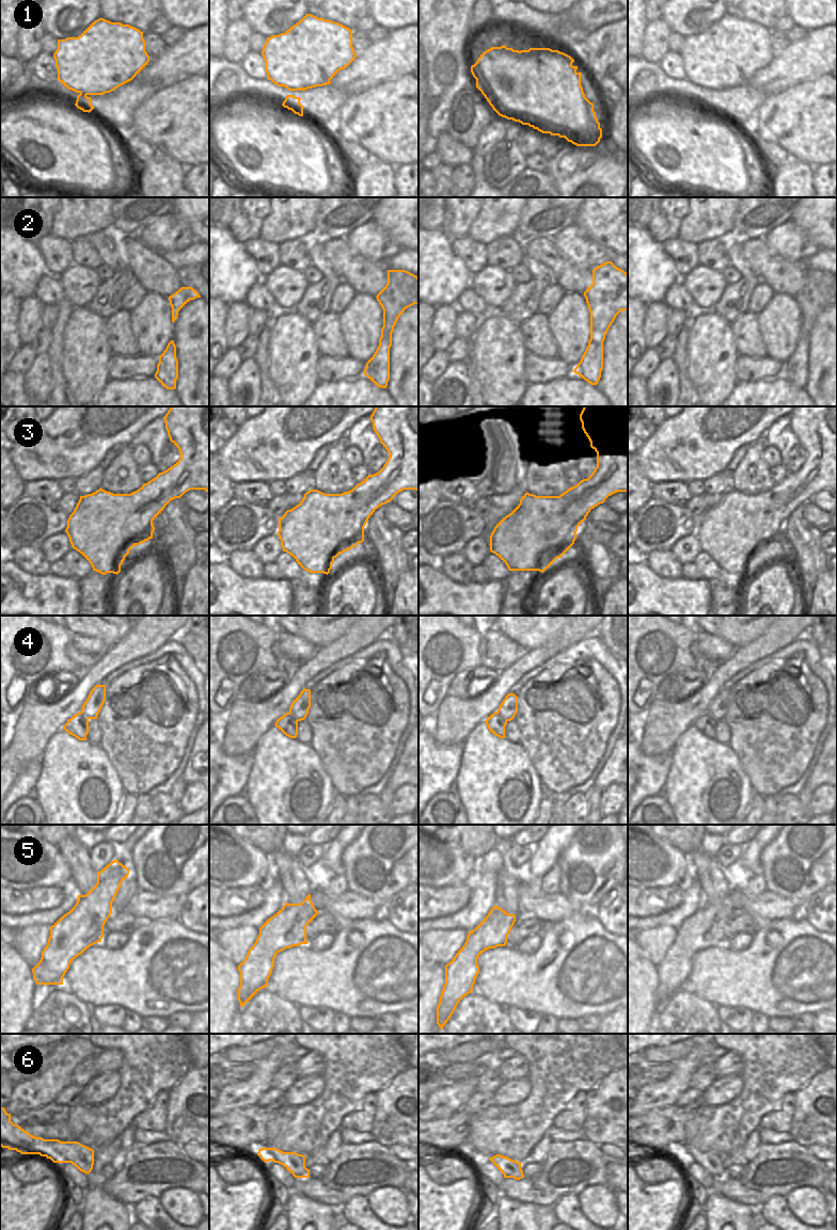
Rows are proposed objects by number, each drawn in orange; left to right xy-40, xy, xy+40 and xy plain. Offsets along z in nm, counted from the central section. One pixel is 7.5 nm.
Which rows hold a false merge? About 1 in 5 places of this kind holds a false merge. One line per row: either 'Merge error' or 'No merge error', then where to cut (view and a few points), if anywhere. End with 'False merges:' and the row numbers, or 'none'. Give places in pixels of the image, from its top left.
1: Merge error. Split along xy+40 (565, 53), (540, 60), (536, 73), (500, 77), (480, 91)
2: No merge error. No split
3: No merge error. No split
4: Merge error. Split along xy+40 (496, 712), (506, 721)
5: No merge error. No split
6: No merge error. No split
False merges: 1, 4

